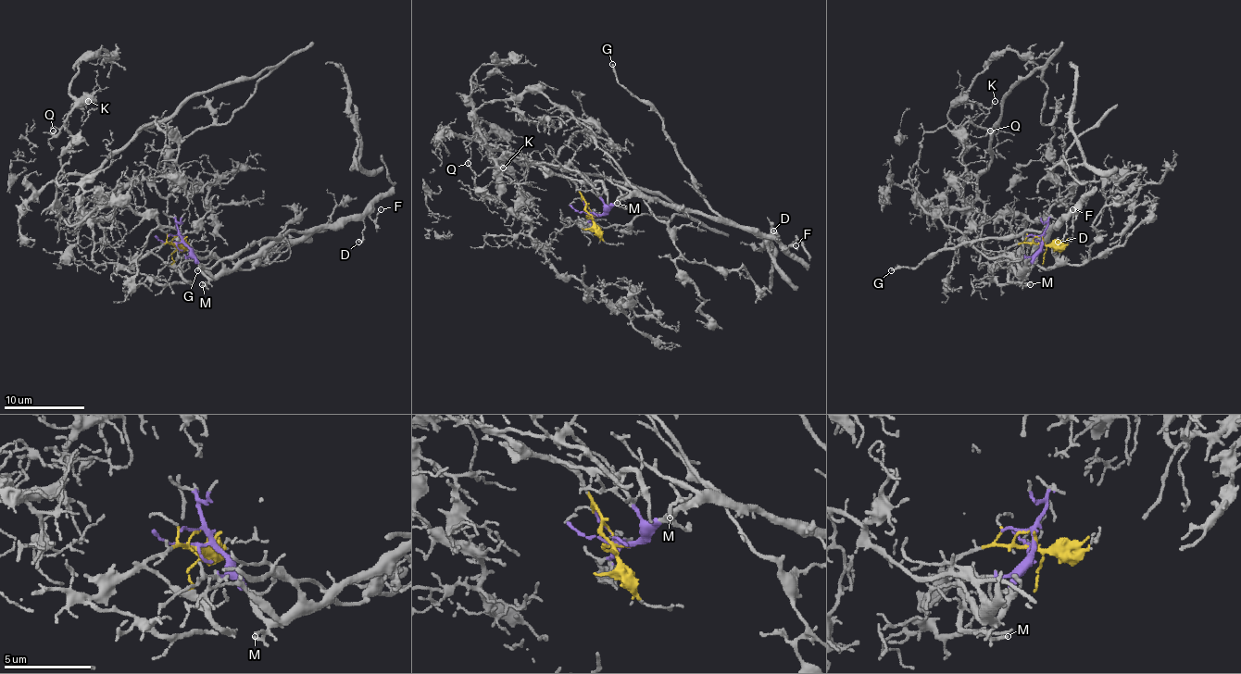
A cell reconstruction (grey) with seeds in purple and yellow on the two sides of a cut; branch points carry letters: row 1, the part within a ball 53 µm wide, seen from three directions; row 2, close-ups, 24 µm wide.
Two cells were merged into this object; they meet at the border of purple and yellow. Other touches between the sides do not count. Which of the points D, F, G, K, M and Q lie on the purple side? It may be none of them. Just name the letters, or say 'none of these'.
D, F, G, M

